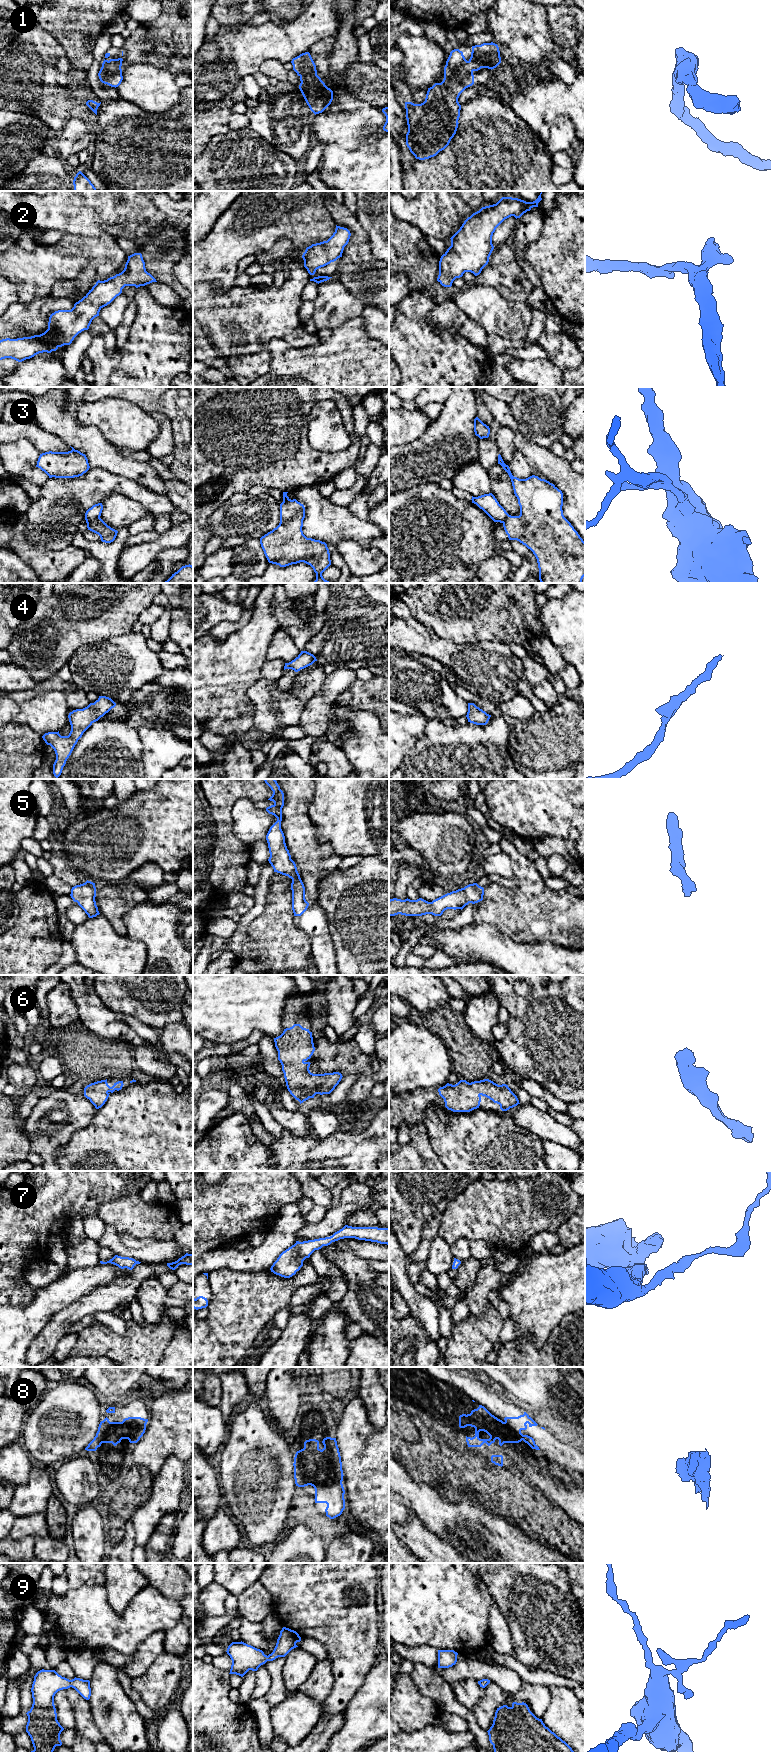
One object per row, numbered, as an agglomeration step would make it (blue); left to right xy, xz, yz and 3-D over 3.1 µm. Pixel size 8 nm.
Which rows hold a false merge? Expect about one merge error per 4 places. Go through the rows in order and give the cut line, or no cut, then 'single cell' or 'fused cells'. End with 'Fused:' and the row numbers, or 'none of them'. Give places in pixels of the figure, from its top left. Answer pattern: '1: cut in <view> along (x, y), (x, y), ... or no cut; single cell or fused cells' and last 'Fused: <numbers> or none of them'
1: no cut; single cell
2: no cut; single cell
3: cut in xy along (99, 516), (86, 521); fused cells
4: no cut; single cell
5: no cut; single cell
6: no cut; single cell
7: no cut; single cell
8: cut in xz along (341, 1481), (315, 1484), (313, 1486); fused cells
9: no cut; single cell
Fused: 3, 8

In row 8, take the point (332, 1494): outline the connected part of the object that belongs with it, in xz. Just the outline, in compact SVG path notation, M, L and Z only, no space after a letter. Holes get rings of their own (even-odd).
M334 1482L331 1484L316 1484L315 1503L326 1503L326 1516L334 1519L340 1516L345 1509L345 1490L342 1482Z

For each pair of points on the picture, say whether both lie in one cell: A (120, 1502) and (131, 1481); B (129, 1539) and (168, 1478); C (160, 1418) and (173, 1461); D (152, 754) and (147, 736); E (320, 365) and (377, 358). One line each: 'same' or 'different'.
A: same
B: different
C: different
D: same
E: same

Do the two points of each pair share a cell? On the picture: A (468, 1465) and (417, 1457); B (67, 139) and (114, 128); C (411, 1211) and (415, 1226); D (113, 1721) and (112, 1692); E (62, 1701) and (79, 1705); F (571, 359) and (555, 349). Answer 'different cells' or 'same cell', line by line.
A: same cell
B: different cells
C: same cell
D: same cell
E: different cells
F: same cell

